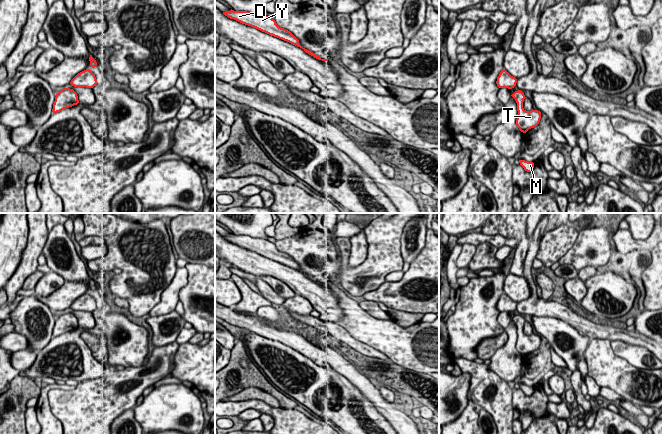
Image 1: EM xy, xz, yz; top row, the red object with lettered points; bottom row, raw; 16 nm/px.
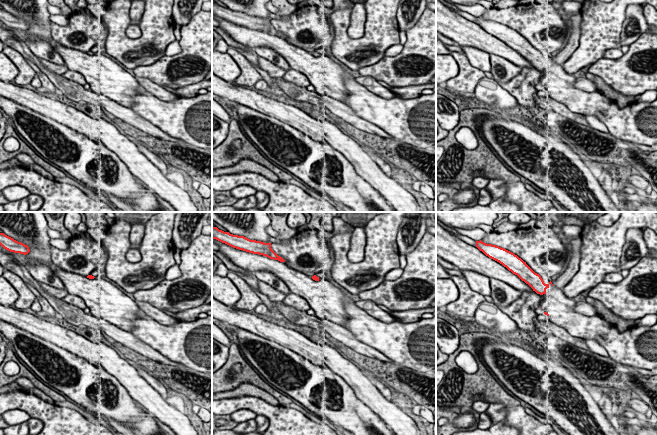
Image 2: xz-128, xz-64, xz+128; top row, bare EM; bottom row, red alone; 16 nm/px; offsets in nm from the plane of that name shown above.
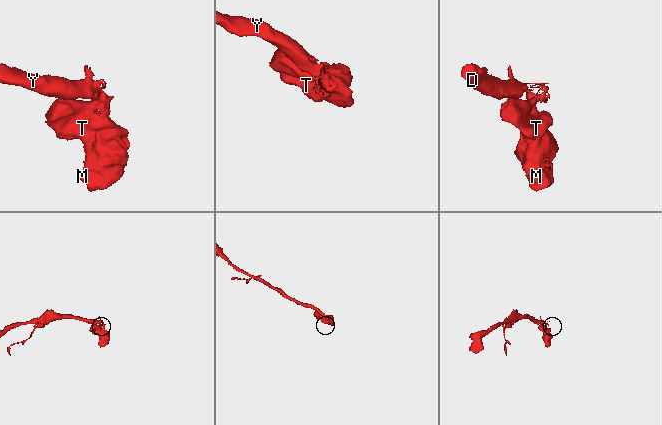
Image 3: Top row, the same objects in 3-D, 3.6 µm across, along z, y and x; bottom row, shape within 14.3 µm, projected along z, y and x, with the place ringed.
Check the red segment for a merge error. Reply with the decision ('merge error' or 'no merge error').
no merge error

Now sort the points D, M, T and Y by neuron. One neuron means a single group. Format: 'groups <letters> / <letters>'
groups D M T Y

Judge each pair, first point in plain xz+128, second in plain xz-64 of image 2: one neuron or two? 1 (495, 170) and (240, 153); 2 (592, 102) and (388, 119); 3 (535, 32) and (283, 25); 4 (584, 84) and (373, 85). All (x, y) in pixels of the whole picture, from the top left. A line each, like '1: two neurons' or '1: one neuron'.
1: one neuron
2: one neuron
3: one neuron
4: one neuron

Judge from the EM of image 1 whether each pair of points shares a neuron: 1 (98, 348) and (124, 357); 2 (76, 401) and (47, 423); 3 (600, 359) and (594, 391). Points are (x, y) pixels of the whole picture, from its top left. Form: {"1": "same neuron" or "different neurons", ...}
{"1": "different neurons", "2": "different neurons", "3": "different neurons"}

